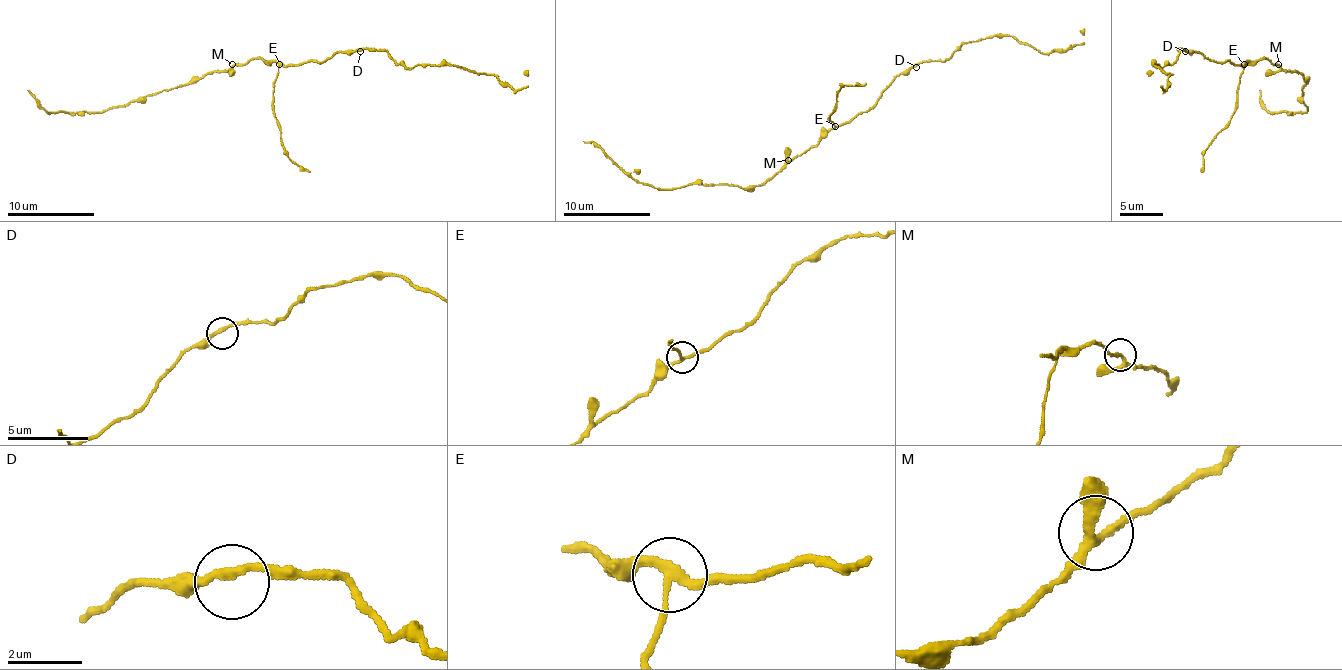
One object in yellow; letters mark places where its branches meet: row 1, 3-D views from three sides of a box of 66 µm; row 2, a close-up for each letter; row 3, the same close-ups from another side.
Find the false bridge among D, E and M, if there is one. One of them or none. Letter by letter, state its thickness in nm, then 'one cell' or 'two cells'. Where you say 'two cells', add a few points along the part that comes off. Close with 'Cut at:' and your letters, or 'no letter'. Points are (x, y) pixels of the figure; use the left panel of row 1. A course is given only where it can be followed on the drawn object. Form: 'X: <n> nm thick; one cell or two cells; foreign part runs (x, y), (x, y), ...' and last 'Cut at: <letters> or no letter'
D: 200 nm thick; one cell
E: 180 nm thick; two cells; foreign part runs (280, 64), (273, 84), (273, 117), (286, 153), (310, 171)
M: 200 nm thick; one cell
Cut at: E

